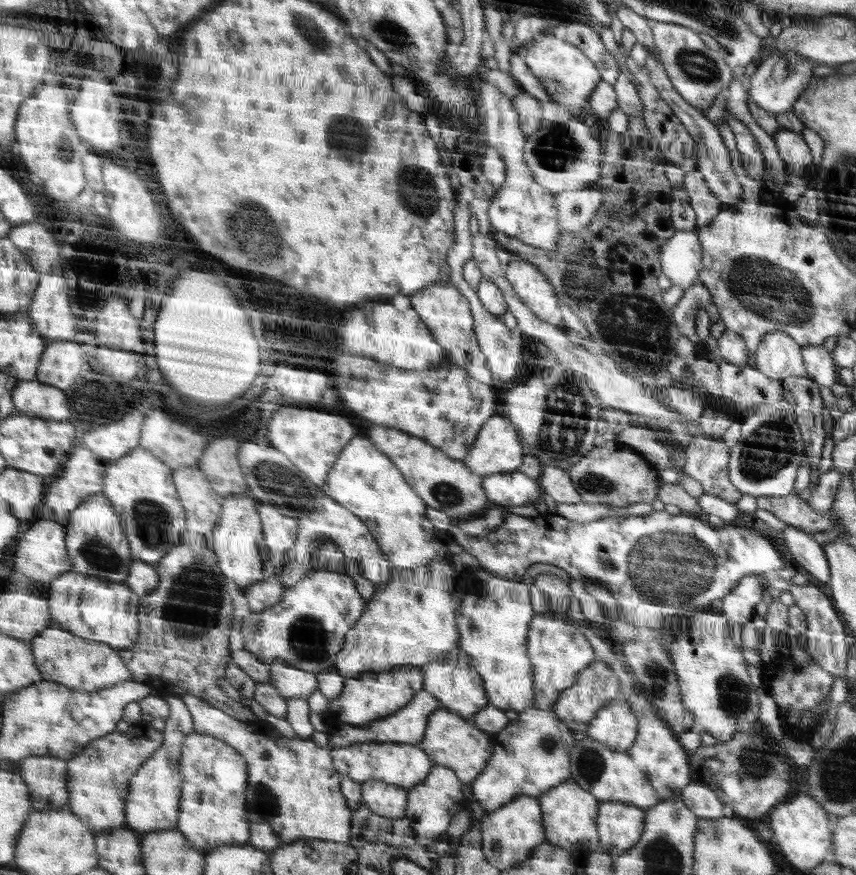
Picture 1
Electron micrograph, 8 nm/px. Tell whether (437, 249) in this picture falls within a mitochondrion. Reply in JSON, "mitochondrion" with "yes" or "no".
{"mitochondrion":"no"}

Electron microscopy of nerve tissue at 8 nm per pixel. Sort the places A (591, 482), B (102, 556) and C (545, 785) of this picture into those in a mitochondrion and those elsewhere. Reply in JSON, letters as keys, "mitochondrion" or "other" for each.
{"A":"mitochondrion","B":"mitochondrion","C":"other"}

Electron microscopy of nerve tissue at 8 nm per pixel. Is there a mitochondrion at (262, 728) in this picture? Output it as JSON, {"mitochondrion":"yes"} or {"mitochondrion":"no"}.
{"mitochondrion":"no"}

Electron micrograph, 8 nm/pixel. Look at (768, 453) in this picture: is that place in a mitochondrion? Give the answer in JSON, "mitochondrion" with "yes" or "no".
{"mitochondrion":"yes"}

